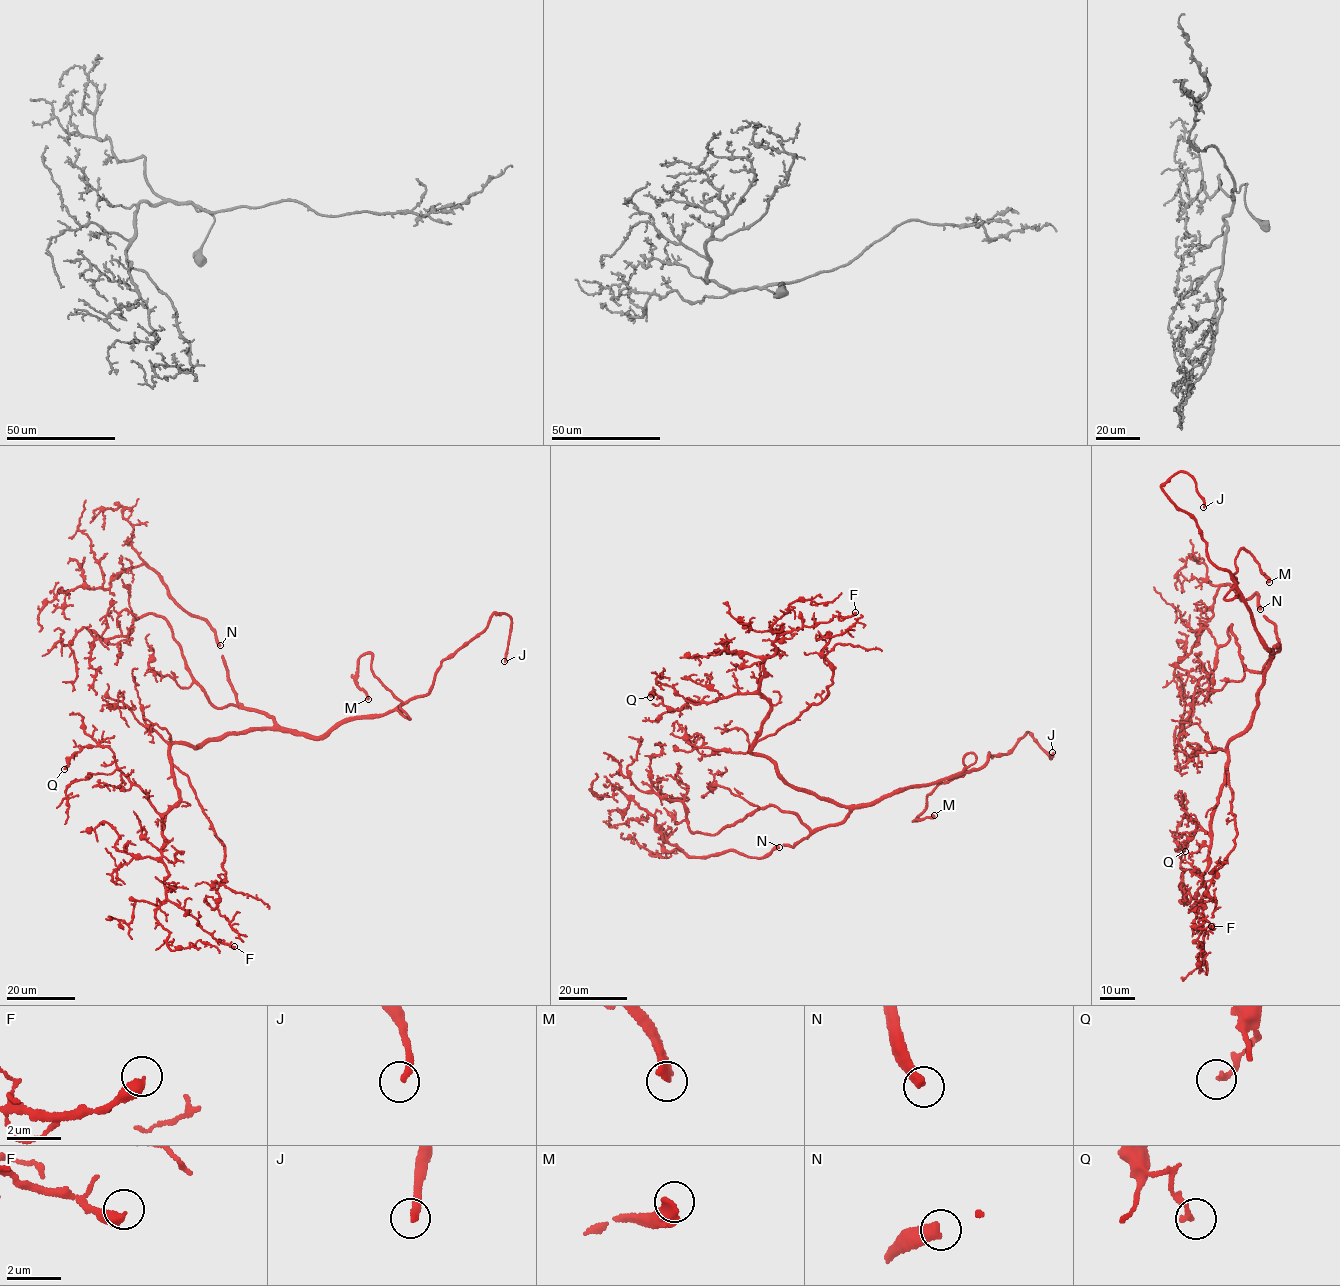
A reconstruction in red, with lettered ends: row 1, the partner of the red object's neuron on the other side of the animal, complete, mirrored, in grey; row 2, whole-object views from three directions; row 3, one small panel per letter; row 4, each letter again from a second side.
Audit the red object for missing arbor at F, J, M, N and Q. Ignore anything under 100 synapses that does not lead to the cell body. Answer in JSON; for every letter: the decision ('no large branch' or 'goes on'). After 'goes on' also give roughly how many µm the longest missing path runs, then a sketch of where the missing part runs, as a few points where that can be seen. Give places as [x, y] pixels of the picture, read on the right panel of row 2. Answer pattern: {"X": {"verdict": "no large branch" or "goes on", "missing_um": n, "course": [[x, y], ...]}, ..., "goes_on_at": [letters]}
{"F": {"verdict": "no large branch"}, "J": {"verdict": "goes on", "missing_um": 140}, "M": {"verdict": "goes on", "missing_um": 15, "course": [[1269, 582], [1274, 590], [1273, 609], [1276, 609]]}, "N": {"verdict": "no large branch"}, "Q": {"verdict": "no large branch"}, "goes_on_at": ["J", "M"]}

